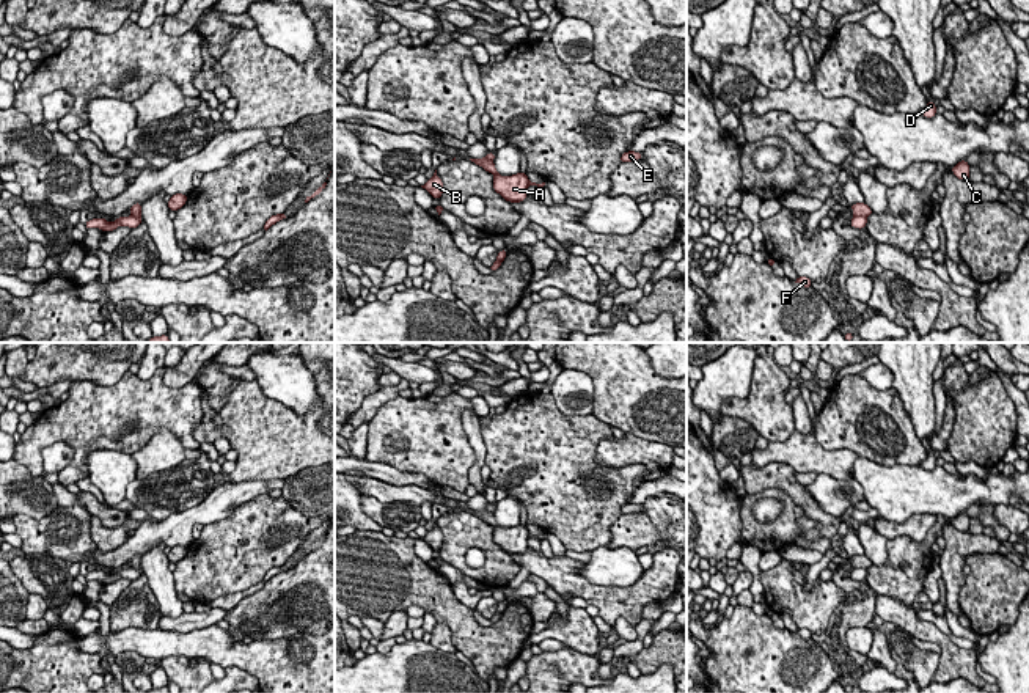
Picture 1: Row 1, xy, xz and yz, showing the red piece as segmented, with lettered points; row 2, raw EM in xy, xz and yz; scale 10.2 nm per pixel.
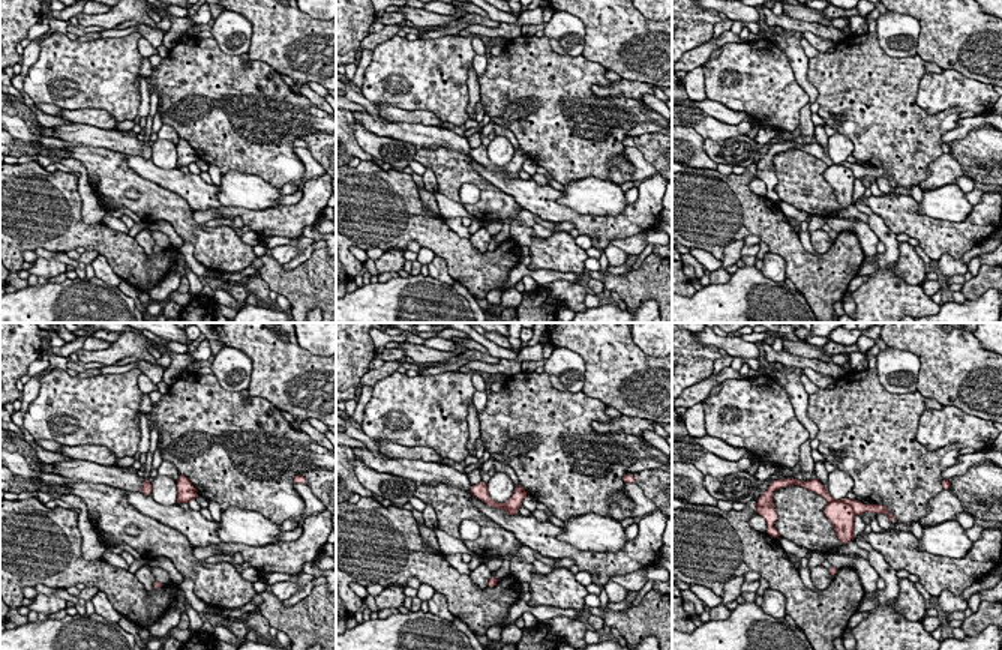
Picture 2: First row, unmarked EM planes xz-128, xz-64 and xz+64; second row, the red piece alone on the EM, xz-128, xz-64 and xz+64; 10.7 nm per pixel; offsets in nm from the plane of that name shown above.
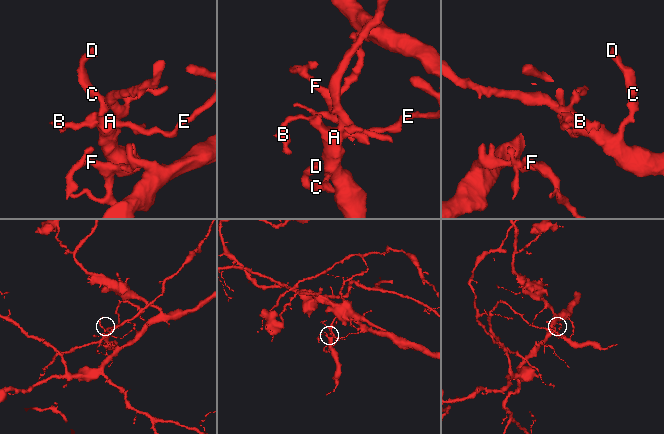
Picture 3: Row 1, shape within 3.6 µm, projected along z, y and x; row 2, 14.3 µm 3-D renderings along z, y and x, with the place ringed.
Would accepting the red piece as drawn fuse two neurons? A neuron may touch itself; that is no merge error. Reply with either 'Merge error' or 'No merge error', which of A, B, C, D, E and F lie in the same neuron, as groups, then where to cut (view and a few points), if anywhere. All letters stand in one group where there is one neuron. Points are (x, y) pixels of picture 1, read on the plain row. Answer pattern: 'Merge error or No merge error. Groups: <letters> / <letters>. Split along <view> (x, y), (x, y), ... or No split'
Merge error. Groups: A C D / B E F. Split along yz (866, 568), (853, 569)

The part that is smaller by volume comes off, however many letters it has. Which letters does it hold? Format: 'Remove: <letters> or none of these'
Remove: A, C, D

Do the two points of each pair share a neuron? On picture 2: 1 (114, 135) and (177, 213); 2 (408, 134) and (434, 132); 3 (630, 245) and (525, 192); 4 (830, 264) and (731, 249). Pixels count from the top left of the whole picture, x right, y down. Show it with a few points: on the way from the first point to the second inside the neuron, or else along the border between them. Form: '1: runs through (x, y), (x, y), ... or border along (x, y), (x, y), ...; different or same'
1: border along (92, 146), (119, 150), (126, 155); different
2: runs through (414, 134), (428, 134); same
3: border along (641, 231), (627, 237), (612, 239), (608, 243); different
4: border along (743, 237), (731, 242), (720, 260); different

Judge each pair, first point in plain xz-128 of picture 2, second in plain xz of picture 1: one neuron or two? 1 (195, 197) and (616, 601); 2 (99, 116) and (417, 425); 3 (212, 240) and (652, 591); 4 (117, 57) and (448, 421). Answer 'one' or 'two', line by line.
1: one
2: two
3: two
4: one

